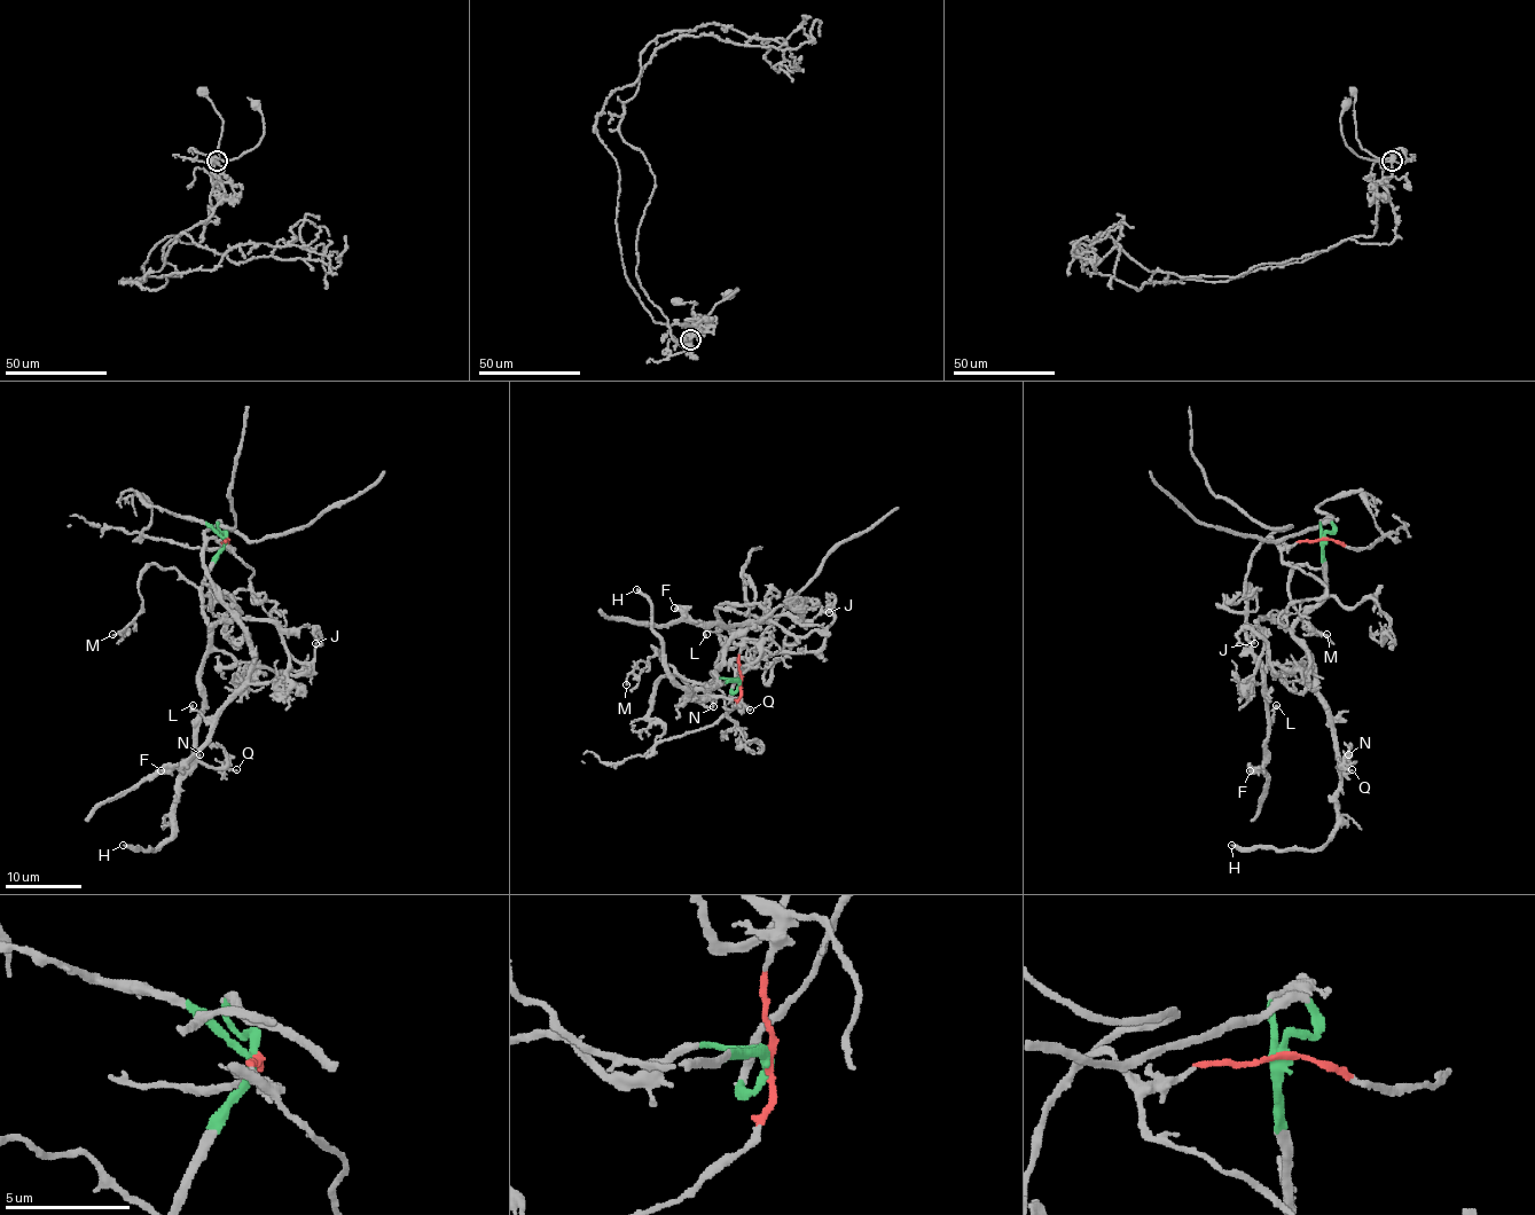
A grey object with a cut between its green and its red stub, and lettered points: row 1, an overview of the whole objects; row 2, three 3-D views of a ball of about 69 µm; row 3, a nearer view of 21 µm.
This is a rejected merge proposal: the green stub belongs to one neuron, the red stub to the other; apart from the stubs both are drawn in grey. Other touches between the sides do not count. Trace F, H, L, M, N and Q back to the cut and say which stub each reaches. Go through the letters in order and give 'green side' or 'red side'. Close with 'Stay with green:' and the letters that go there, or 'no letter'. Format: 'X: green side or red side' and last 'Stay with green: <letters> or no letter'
F: red side
H: green side
L: red side
M: green side
N: green side
Q: green side
Stay with green: H, M, N, Q

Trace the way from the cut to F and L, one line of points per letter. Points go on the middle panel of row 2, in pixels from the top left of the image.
F: (738, 680), (743, 642), (718, 609), (758, 603), (765, 611), (761, 620), (727, 626), (701, 625), (674, 608)
L: (738, 680), (743, 642), (720, 619), (718, 609), (727, 603), (758, 603), (765, 611), (761, 620), (706, 634)

